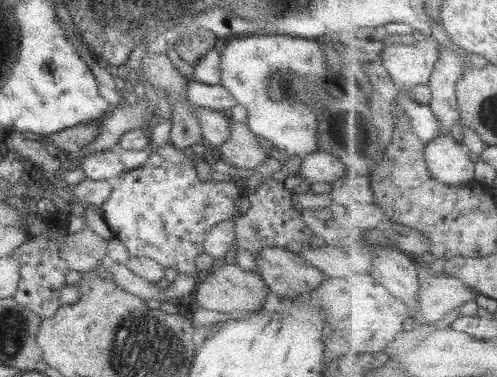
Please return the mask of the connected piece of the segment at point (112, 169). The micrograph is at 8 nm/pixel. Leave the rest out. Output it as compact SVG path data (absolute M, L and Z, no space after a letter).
M117 149L94 152L81 162L86 179L114 181L124 170L121 156Z

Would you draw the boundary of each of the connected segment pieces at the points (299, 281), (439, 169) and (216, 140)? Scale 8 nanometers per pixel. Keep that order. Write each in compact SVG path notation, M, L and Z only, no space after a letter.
M268 246L256 255L256 266L267 288L278 297L298 298L319 288L329 278L299 253Z
M438 136L427 145L427 162L433 177L443 184L456 186L476 178L467 146L452 136Z
M194 107L194 116L202 128L202 136L213 147L219 147L230 137L231 119L227 113L204 107Z

